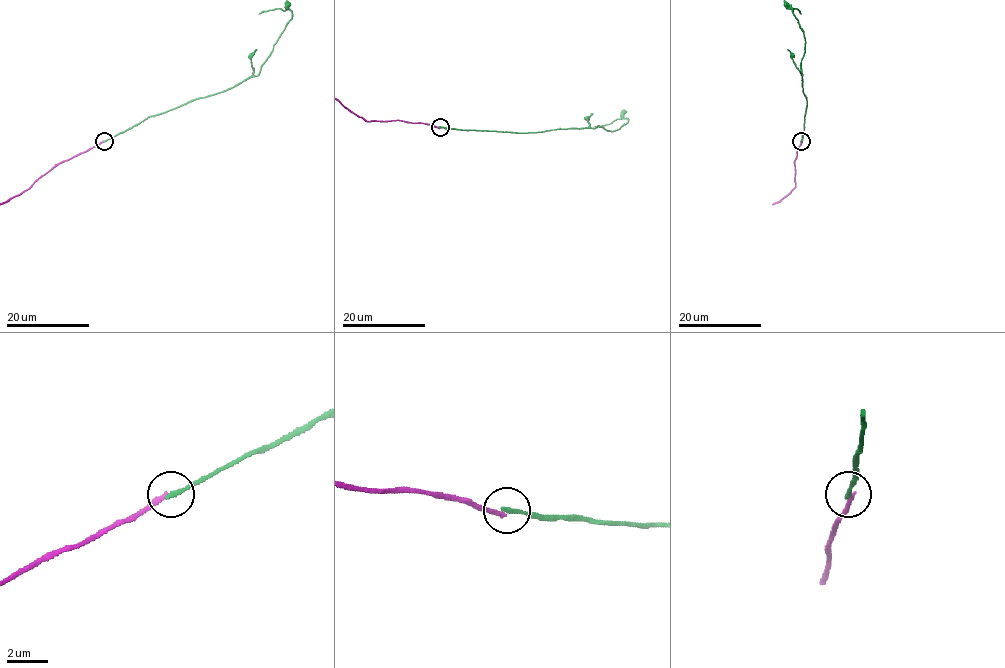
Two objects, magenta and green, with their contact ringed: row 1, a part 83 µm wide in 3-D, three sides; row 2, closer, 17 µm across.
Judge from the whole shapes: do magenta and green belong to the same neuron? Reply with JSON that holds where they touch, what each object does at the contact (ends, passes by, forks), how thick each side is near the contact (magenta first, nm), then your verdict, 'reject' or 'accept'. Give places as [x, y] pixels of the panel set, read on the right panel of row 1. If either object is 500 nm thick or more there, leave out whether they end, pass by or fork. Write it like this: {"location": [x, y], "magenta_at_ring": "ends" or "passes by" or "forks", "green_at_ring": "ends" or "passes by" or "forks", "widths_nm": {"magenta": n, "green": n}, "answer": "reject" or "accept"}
{"location": [801, 141], "magenta_at_ring": "ends", "green_at_ring": "ends", "widths_nm": {"magenta": 220, "green": 220}, "answer": "reject"}

